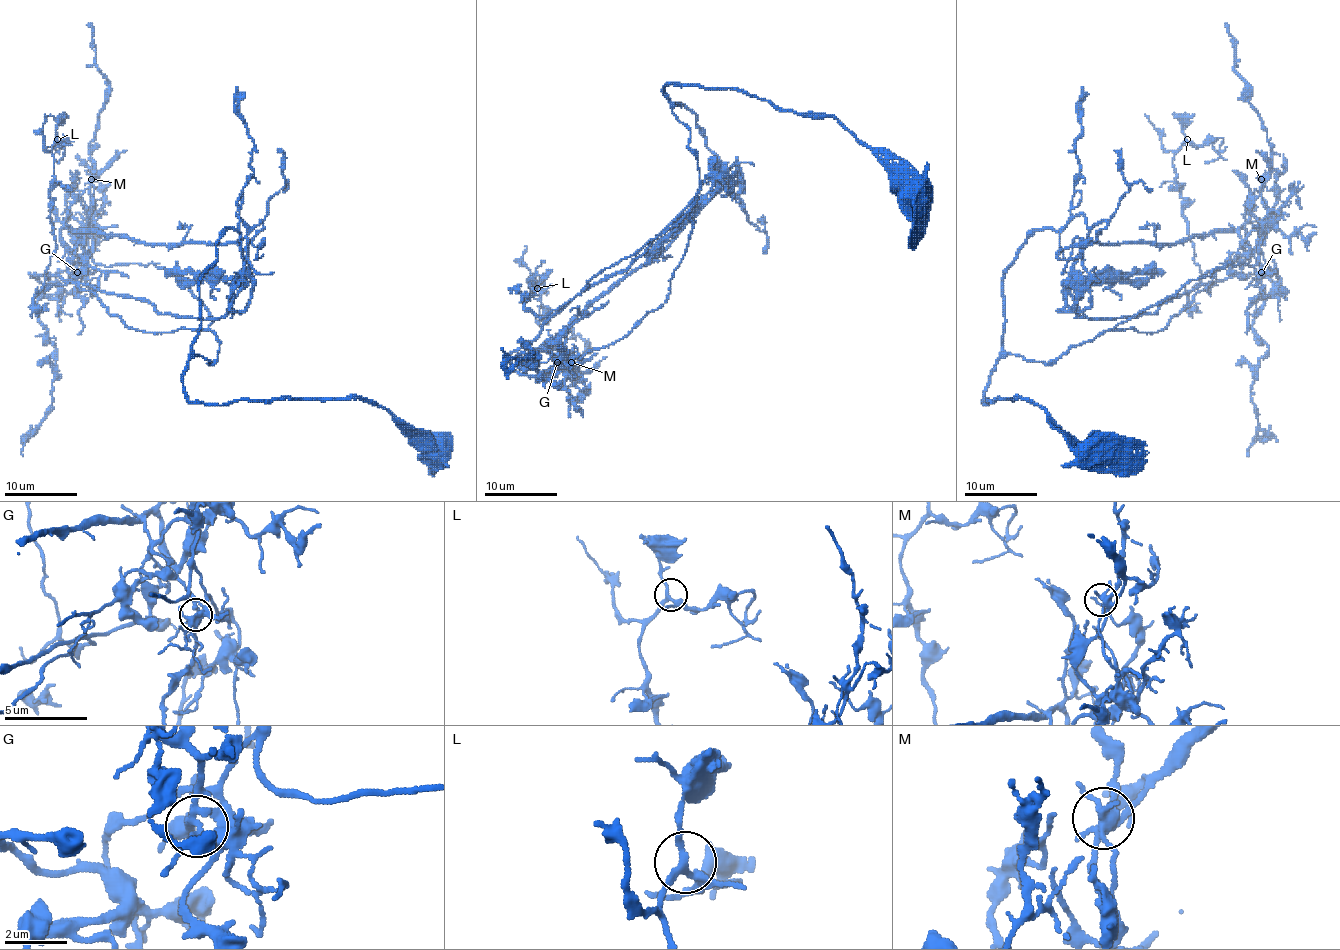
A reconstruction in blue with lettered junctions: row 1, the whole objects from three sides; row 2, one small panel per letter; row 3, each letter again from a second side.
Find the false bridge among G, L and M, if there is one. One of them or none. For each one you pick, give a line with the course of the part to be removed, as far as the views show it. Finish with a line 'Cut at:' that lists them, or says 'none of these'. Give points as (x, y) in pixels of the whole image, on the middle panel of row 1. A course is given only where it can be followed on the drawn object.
M: Course of the part to remove: (572, 362), (565, 370), (541, 346), (646, 266), (717, 189), (723, 171), (708, 166), (697, 191)
Cut at: M

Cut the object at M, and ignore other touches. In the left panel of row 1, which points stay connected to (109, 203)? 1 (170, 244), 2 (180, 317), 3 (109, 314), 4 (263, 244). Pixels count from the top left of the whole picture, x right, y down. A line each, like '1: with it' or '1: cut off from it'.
1: with it
2: with it
3: cut off from it
4: cut off from it

